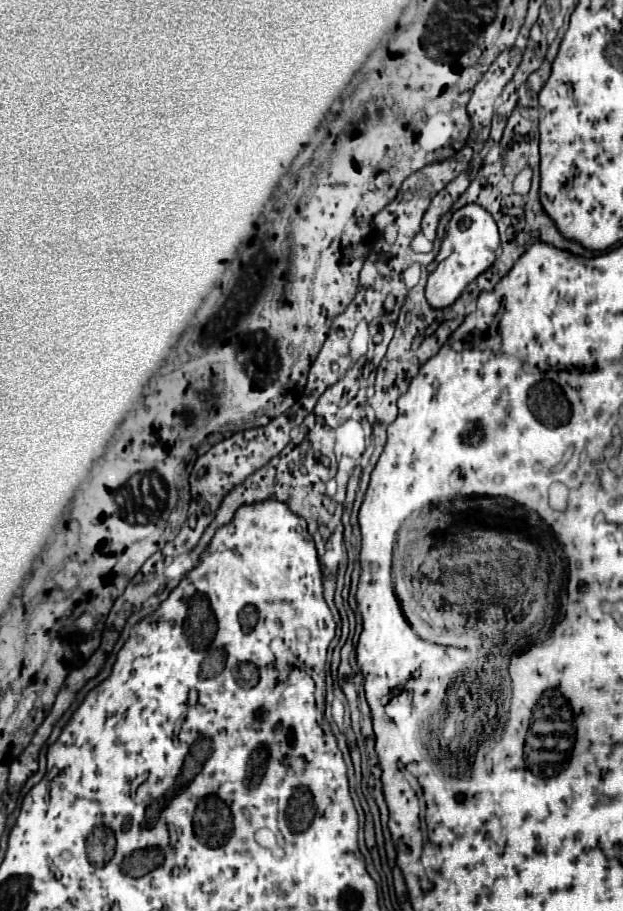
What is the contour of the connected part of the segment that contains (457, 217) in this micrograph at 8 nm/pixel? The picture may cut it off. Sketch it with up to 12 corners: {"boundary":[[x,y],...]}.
{"boundary":[[467,204],[427,268],[427,302],[453,304],[495,260],[497,224]]}

